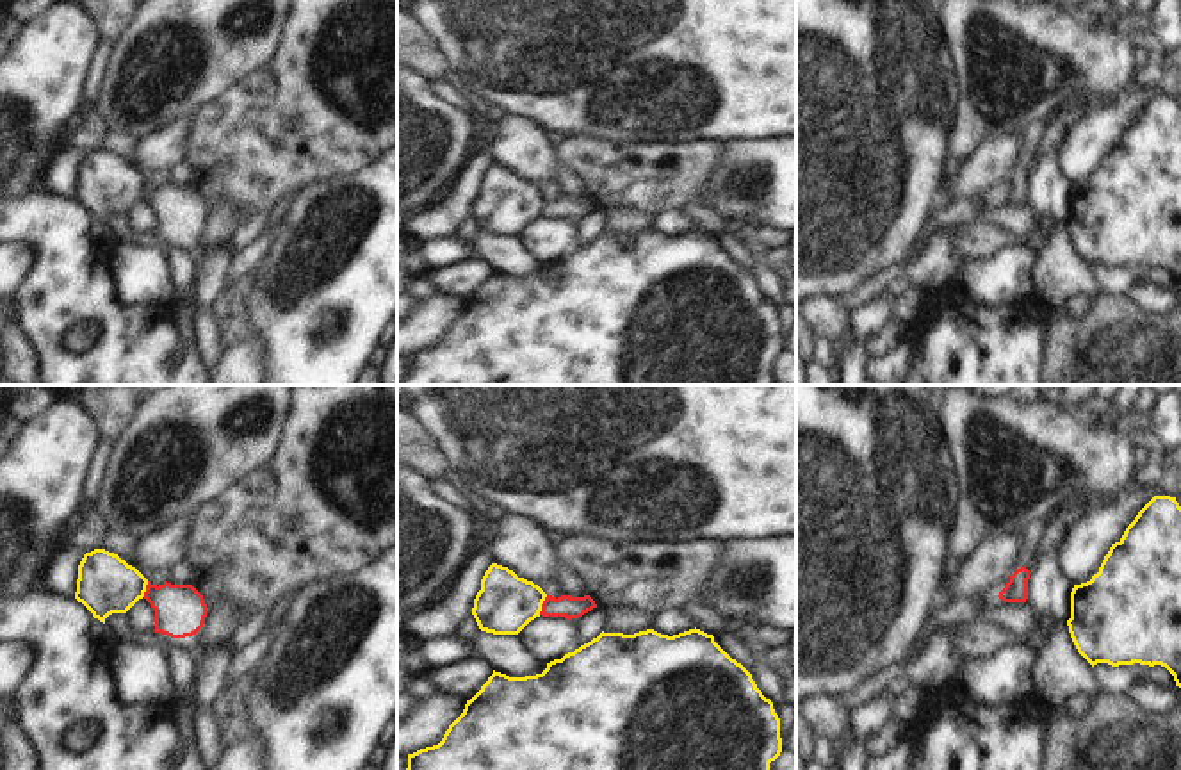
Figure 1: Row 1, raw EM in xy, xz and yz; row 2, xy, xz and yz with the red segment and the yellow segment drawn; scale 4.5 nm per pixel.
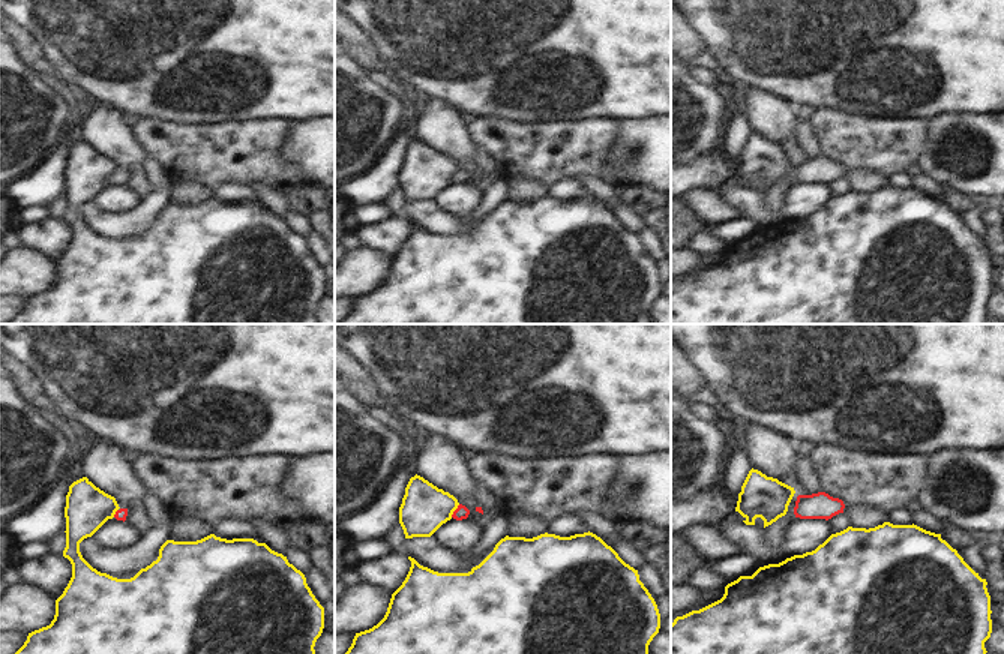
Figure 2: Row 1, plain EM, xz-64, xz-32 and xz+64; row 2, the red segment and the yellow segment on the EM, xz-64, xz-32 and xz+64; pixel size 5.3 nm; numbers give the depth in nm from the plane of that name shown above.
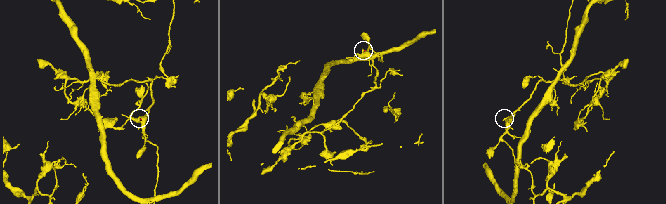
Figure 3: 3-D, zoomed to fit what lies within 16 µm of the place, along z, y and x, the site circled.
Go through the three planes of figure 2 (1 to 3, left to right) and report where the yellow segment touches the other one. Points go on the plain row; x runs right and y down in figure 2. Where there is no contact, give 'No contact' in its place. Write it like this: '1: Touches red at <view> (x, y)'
1: Touches red at xz-64 (116, 177)
2: Touches red at xz-32 (455, 174)
3: No contact

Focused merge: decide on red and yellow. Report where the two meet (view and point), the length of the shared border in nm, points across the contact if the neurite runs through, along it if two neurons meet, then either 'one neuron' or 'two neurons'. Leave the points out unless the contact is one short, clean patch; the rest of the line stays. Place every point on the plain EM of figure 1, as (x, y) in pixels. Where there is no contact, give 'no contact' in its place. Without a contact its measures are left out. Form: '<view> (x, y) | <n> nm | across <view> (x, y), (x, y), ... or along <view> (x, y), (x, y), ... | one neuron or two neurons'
xz (542, 205) | 100 nm | along xz (547, 196), (538, 214) | two neurons

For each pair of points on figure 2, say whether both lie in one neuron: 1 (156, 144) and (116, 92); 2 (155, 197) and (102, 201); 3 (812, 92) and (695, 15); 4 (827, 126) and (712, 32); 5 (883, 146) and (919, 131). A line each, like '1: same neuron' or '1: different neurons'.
1: different neurons
2: different neurons
3: same neuron
4: different neurons
5: same neuron

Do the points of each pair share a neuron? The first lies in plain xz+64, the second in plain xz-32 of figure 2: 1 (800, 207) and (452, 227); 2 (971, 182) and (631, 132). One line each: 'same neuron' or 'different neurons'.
1: different neurons
2: same neuron

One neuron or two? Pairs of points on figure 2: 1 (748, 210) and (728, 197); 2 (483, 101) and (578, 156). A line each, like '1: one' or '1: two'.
1: one
2: two

